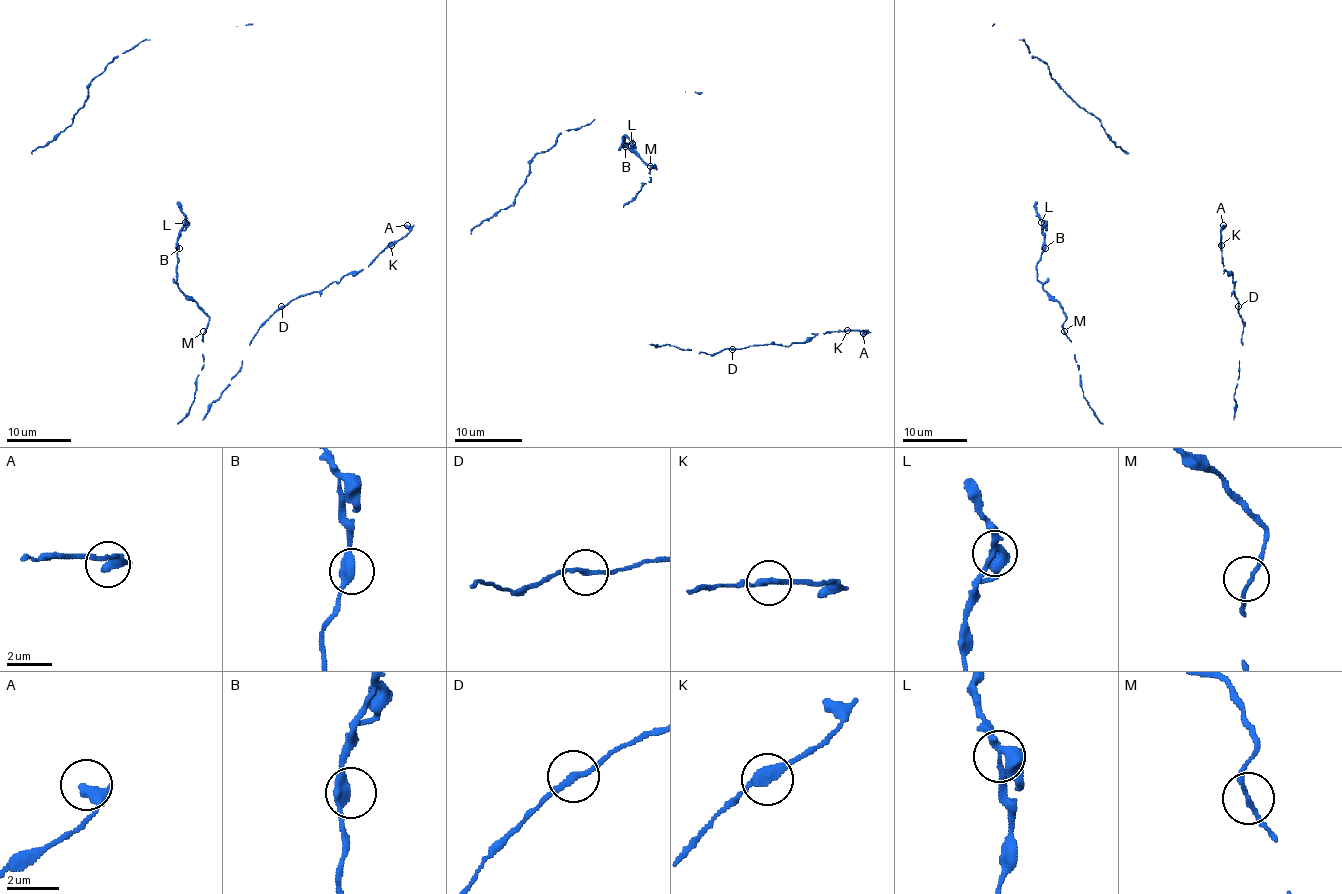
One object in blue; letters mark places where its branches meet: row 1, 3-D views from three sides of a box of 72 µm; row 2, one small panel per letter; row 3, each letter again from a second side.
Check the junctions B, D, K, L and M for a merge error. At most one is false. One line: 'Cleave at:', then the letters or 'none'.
Cleave at: none

